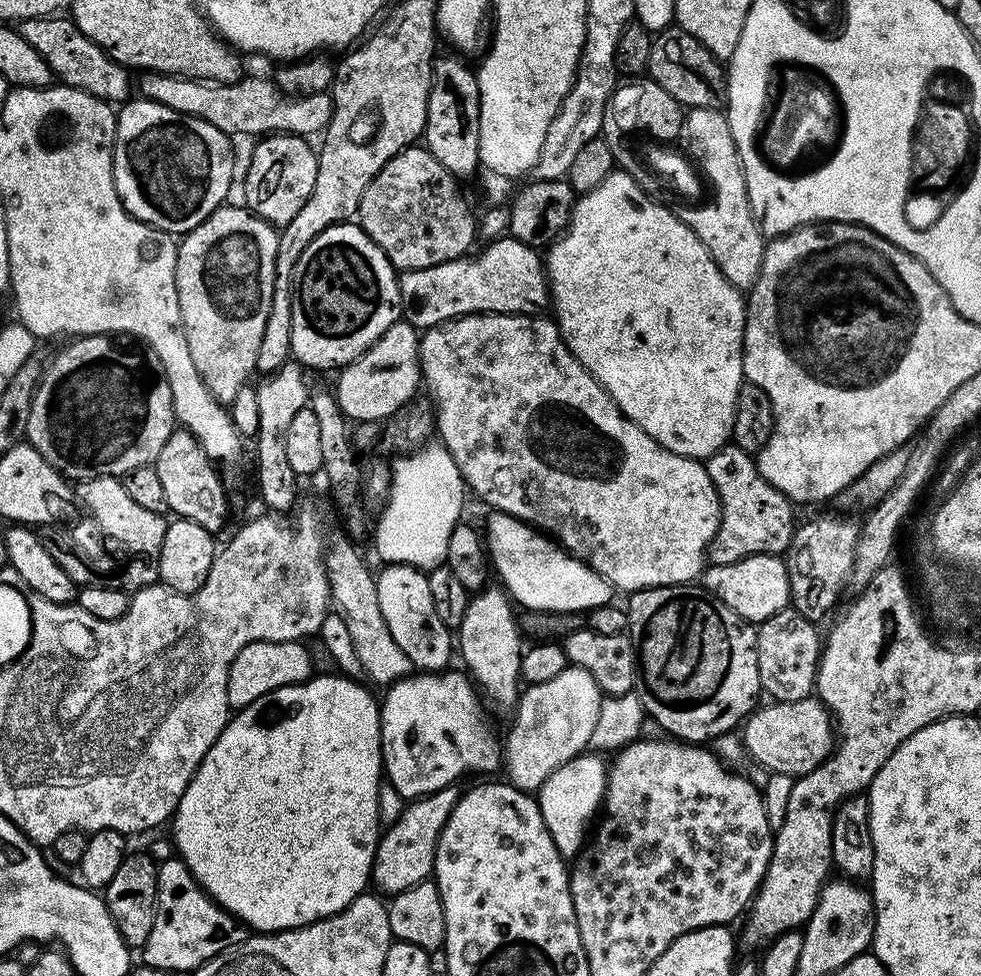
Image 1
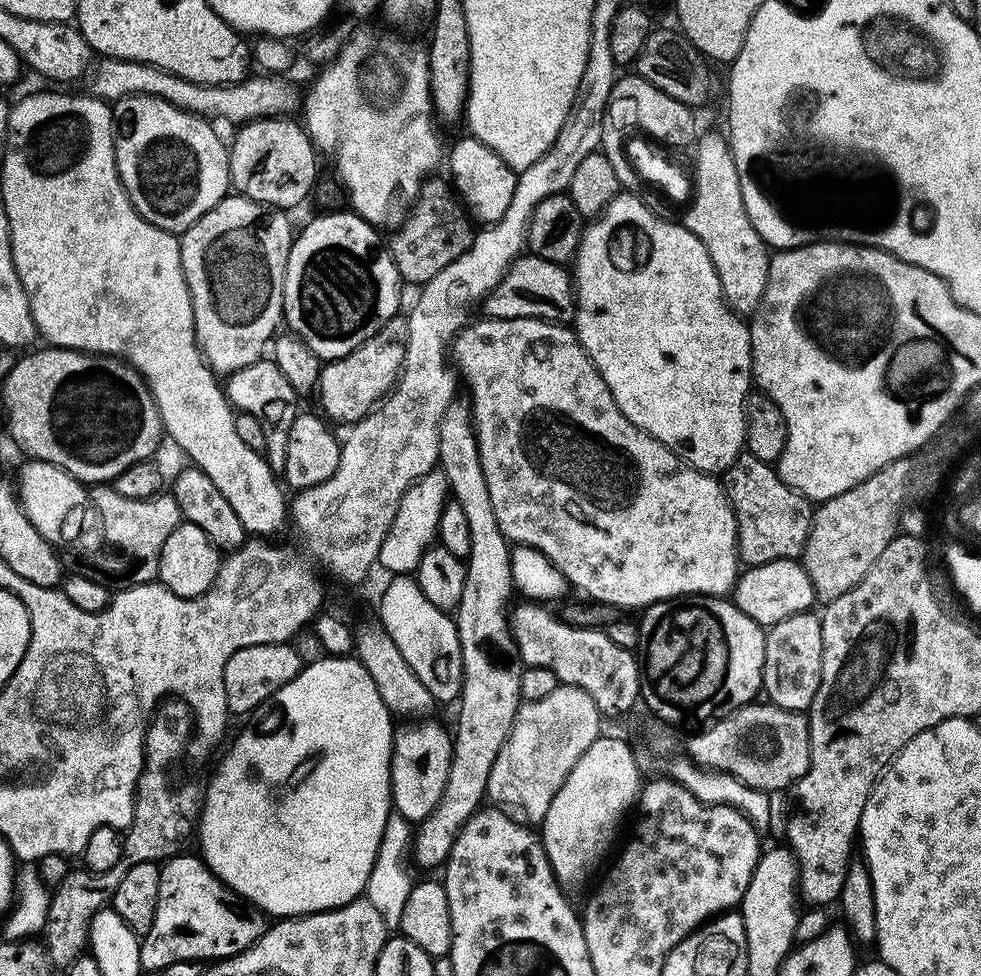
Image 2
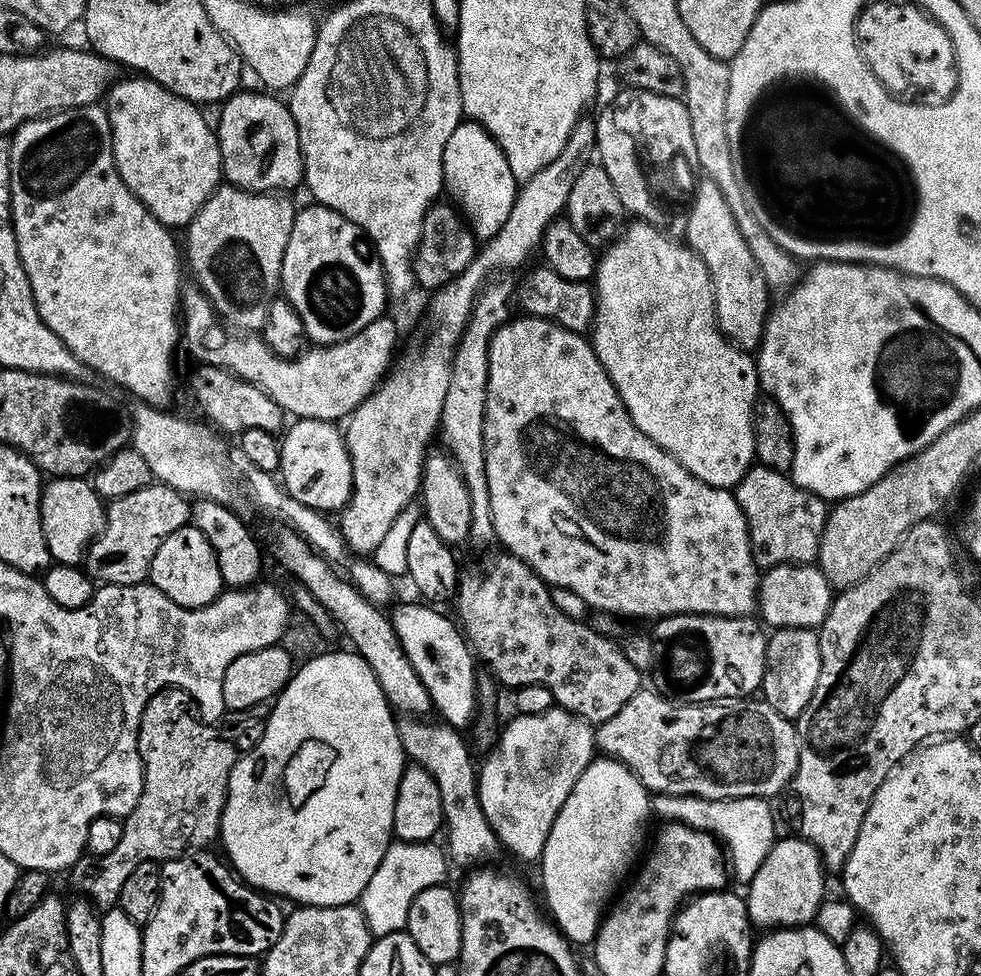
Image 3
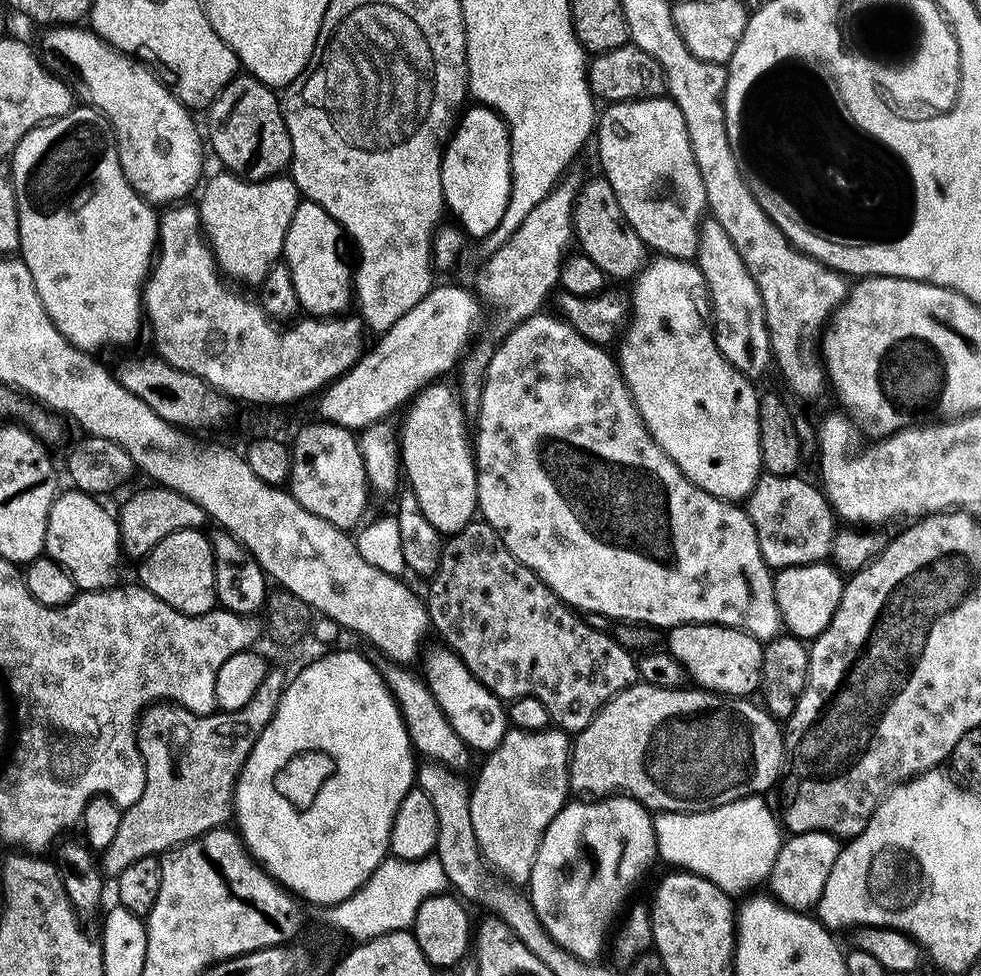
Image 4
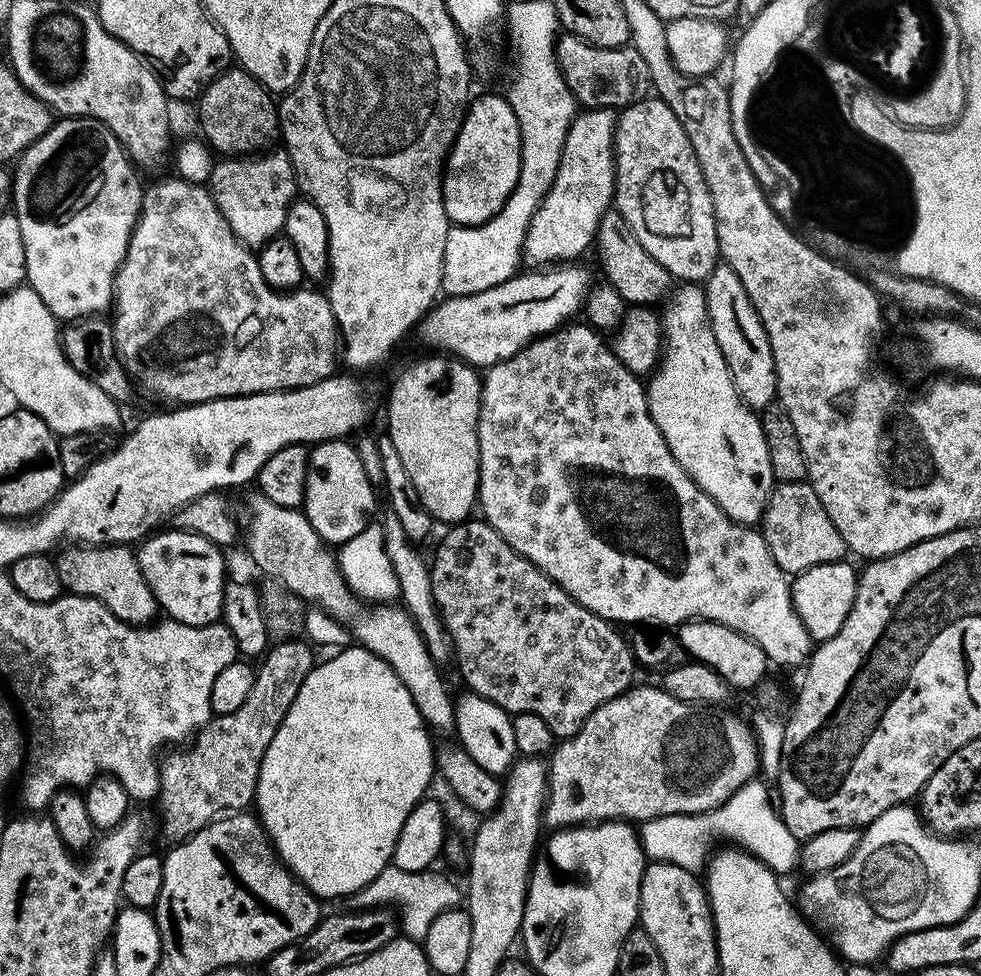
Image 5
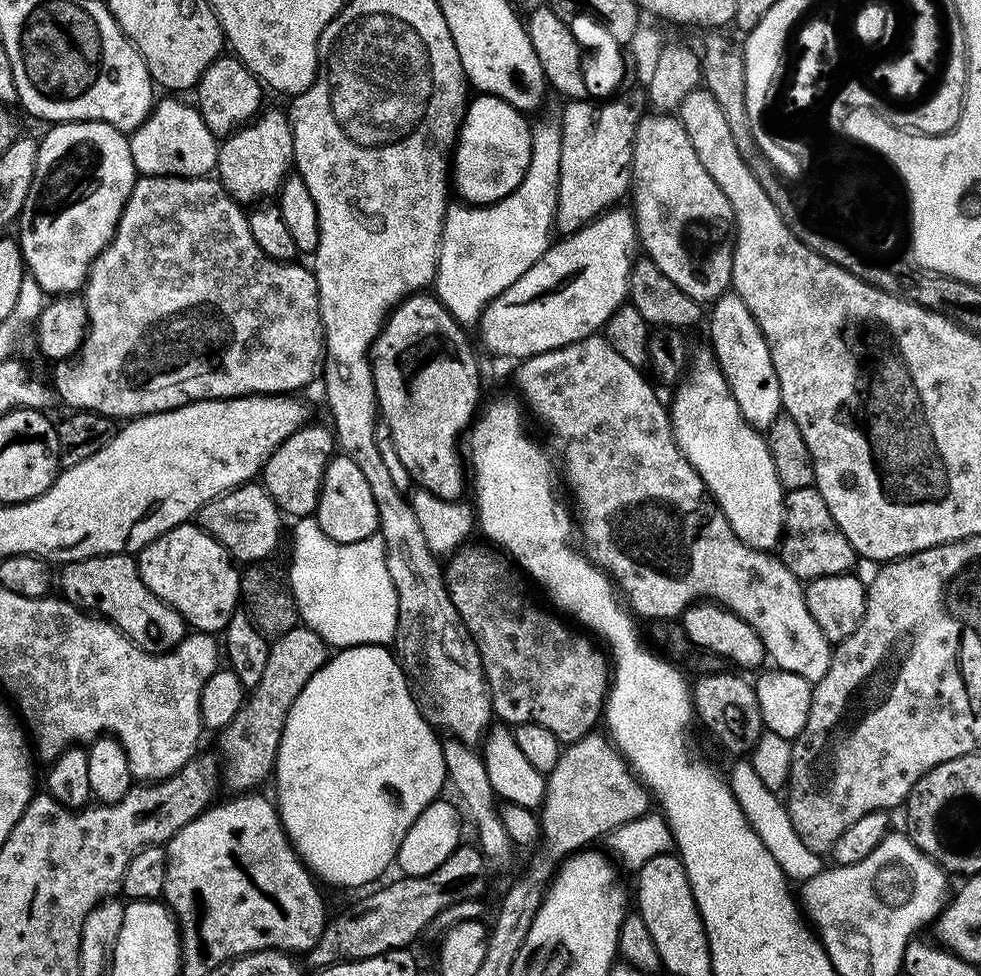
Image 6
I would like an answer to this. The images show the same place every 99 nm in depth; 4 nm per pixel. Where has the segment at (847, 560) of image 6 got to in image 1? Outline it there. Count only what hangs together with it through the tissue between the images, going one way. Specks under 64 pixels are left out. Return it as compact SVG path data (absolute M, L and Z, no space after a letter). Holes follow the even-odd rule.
M729 442L708 456L706 467L710 474L710 482L714 482L714 490L720 499L720 525L706 553L707 559L712 564L729 564L751 556L787 553L792 536L798 527L796 512L792 509L795 508L793 501L788 500L786 494L778 490L778 486L770 486L770 482L762 478L753 453L742 450L738 445Z

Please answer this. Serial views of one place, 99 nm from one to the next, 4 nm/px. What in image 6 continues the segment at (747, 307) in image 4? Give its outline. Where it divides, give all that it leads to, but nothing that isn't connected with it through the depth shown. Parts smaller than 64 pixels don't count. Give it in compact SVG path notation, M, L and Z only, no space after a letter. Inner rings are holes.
M729 290L719 296L711 305L710 311L710 347L716 353L716 361L734 394L734 402L738 402L738 410L742 410L742 418L746 418L748 424L757 430L767 430L774 418L782 415L782 405L778 374L774 374L774 362L770 358L766 338L758 322L754 322L754 314L746 310L746 302L742 302L735 291Z

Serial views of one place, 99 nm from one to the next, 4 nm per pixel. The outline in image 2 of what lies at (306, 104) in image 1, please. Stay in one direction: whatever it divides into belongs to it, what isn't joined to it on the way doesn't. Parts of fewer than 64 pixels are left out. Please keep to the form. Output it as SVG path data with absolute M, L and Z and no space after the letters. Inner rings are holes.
M104 58L95 65L92 76L91 95L105 101L115 102L128 96L153 96L180 108L183 112L194 112L197 116L229 120L232 126L247 124L250 120L264 120L268 116L291 117L302 108L302 92L290 81L276 74L255 74L236 84L195 84L186 78L178 78L153 64L133 60Z

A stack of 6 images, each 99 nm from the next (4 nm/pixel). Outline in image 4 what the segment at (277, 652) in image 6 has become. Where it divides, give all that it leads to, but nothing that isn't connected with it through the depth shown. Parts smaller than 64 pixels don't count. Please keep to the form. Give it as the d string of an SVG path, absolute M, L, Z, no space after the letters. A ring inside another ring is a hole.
M272 666L269 667L266 678L262 678L262 686L254 690L254 698L250 698L248 705L236 712L217 710L210 716L199 716L189 708L182 708L171 702L153 702L144 709L136 725L136 745L144 760L146 786L140 792L139 798L129 808L123 809L122 822L118 822L118 834L99 857L105 877L120 876L122 870L130 866L130 862L171 852L173 848L187 844L190 840L197 840L211 828L227 825L233 819L236 783L240 771L254 742L274 718L285 687L286 675L284 676L283 670Z

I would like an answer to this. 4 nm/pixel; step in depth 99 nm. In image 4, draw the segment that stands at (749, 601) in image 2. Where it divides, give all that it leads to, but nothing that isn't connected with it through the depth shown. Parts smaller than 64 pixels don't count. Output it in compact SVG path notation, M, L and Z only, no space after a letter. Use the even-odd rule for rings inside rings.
M828 562L806 564L798 568L781 568L775 573L776 603L780 606L783 623L792 627L789 629L802 634L805 641L811 642L822 635L838 610L838 602L842 598L845 585L839 575L841 573Z

